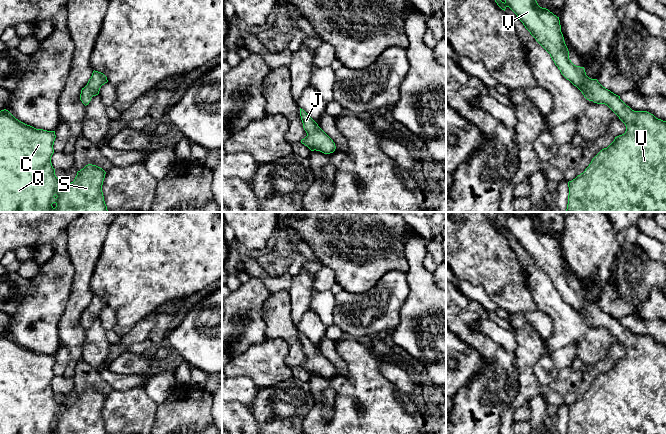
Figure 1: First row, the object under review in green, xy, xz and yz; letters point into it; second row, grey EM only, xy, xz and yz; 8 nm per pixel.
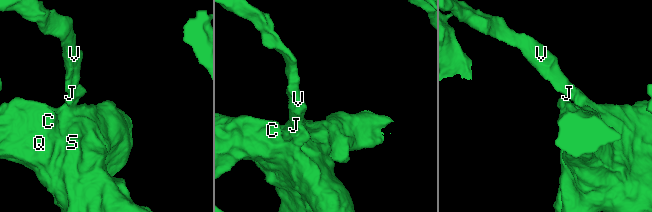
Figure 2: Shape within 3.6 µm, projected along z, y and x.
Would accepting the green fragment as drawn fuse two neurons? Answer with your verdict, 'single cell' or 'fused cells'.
single cell

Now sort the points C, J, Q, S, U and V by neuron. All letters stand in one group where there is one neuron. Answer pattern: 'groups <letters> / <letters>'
groups C J Q S U V

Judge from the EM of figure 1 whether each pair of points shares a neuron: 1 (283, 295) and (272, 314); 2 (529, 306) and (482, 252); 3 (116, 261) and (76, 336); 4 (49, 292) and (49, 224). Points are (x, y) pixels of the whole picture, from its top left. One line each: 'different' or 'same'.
1: same
2: same
3: different
4: same

